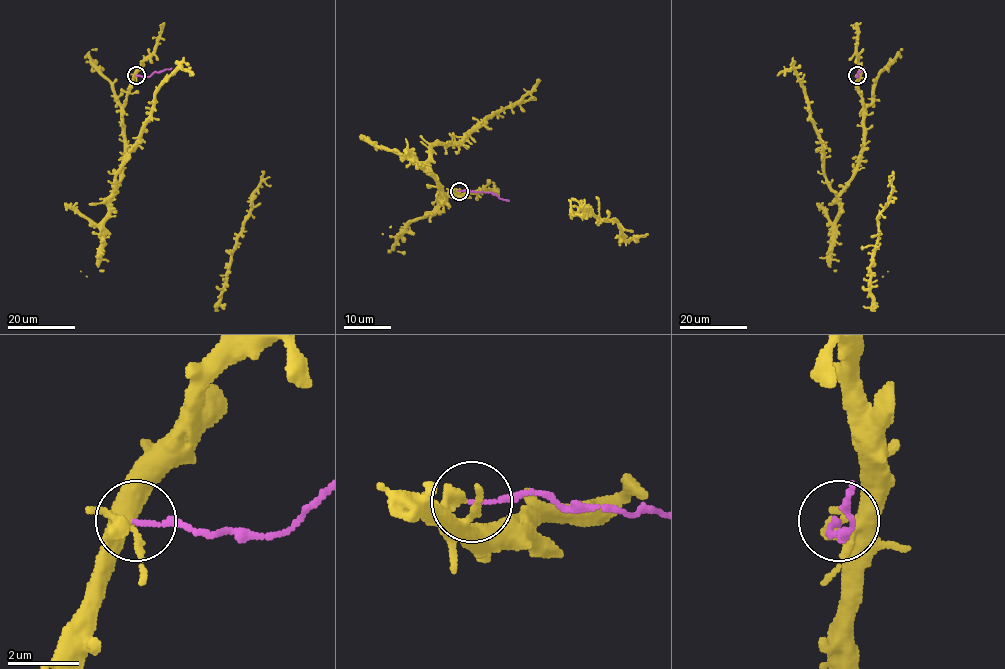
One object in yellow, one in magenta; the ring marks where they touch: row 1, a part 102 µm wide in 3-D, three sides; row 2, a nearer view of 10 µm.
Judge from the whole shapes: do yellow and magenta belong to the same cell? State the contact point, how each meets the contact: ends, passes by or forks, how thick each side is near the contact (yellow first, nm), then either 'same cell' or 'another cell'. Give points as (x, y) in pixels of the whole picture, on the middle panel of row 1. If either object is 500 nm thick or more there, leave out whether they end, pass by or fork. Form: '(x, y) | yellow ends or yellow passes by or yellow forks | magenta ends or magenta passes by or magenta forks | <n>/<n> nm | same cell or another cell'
(459, 191) | yellow passes by | magenta ends | 260/120 nm | another cell

